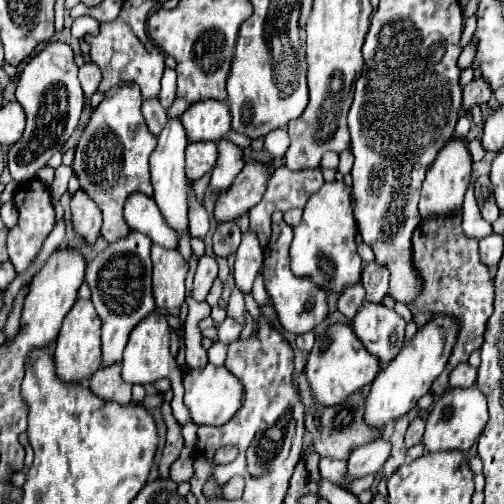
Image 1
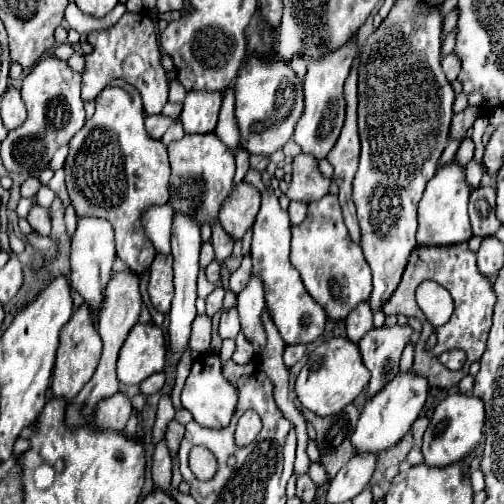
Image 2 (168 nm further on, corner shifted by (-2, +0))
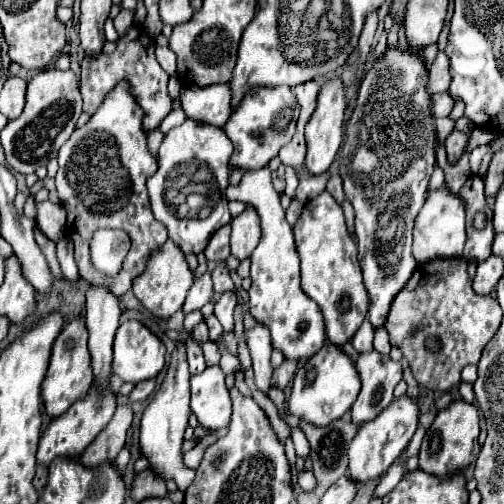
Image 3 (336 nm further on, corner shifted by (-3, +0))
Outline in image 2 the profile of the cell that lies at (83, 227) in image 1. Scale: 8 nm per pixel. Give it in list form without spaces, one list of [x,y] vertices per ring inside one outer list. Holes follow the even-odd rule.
[[[95,216],[81,218],[71,244],[71,286],[85,298],[85,304],[91,308],[95,322],[99,320],[99,312],[105,300],[105,288],[111,280],[115,256],[117,256],[117,250],[115,250],[113,226],[107,220],[101,220]]]

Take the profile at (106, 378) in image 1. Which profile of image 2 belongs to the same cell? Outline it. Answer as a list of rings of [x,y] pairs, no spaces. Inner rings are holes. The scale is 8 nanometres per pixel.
[[[117,392],[115,396],[103,400],[95,412],[95,428],[97,430],[111,430],[121,432],[133,412],[129,396]]]

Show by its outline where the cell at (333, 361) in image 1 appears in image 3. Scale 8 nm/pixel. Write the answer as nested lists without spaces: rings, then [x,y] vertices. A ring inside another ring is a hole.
[[[326,342],[312,358],[308,358],[292,380],[292,394],[288,398],[288,412],[304,418],[310,424],[326,426],[344,416],[358,396],[358,372],[352,358],[338,346]]]

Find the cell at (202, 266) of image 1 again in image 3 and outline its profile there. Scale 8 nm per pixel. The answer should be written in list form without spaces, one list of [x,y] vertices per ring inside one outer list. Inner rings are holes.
[[[218,264],[212,272],[212,282],[214,282],[214,292],[216,294],[222,294],[222,292],[228,292],[228,290],[234,290],[234,284],[230,280],[230,274],[228,274],[228,268],[224,264]]]

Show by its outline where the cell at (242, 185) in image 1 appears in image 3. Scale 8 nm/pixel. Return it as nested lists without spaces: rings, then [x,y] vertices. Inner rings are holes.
[[[248,206],[242,214],[232,218],[230,226],[232,226],[232,234],[230,234],[232,256],[236,256],[238,260],[244,260],[244,258],[248,258],[252,254],[252,250],[256,248],[256,244],[260,240],[258,212],[254,212]]]

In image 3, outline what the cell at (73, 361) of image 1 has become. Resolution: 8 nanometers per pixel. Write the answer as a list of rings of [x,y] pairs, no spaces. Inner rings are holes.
[[[78,316],[62,328],[52,348],[50,368],[42,382],[42,400],[44,400],[46,414],[54,418],[66,412],[66,408],[70,408],[78,398],[86,394],[86,390],[92,386],[92,380],[94,374],[92,374],[92,356],[88,352],[88,332],[84,326],[84,318]]]

